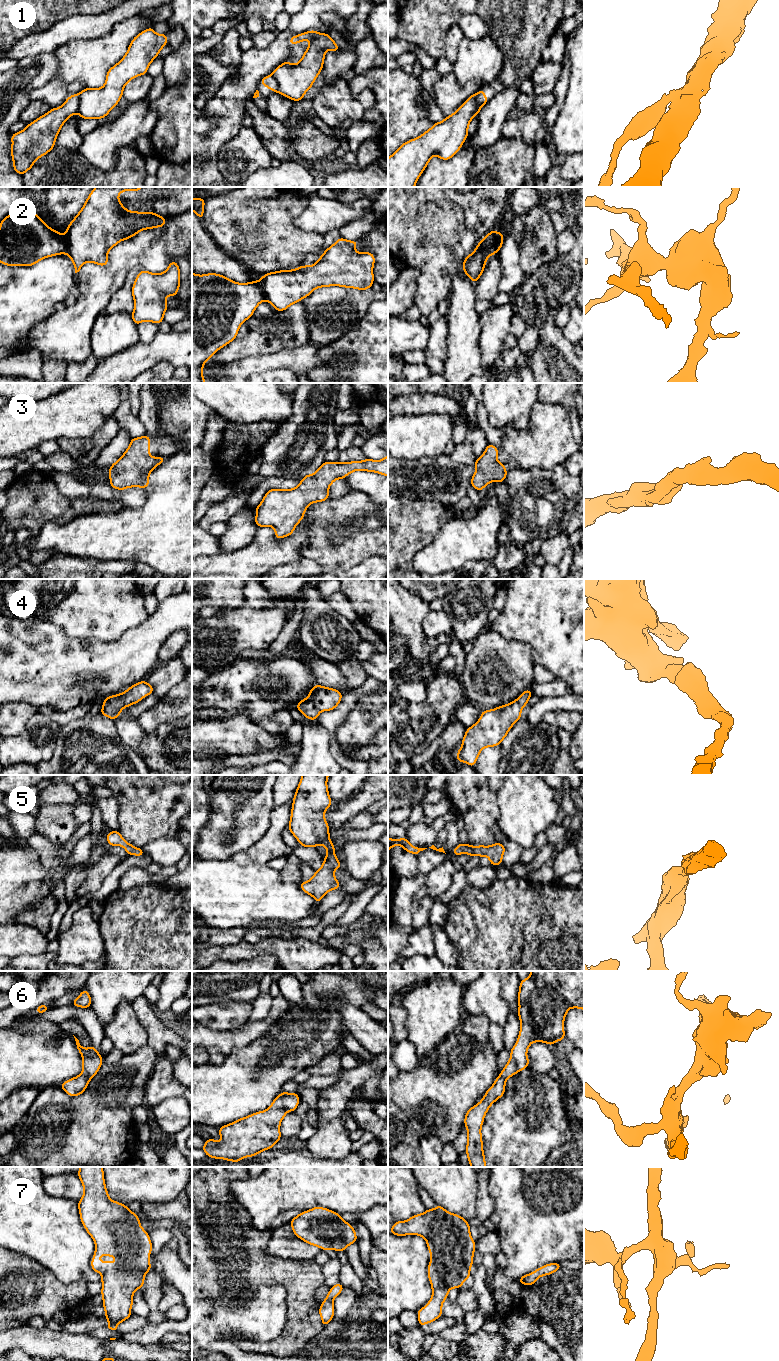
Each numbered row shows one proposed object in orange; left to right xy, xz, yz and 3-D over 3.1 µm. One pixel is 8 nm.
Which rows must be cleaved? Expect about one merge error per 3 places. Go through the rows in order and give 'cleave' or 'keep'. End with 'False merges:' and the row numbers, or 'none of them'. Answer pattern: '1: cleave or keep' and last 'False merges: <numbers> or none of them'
1: cleave
2: cleave
3: keep
4: keep
5: keep
6: keep
7: keep
False merges: 1, 2

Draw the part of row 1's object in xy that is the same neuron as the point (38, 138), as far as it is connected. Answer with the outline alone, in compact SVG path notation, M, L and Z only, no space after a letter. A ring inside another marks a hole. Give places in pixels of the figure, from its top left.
M79 94L69 96L59 108L28 124L25 129L13 133L10 149L13 169L20 175L31 169L35 161L54 148L55 140L62 125L78 112Z

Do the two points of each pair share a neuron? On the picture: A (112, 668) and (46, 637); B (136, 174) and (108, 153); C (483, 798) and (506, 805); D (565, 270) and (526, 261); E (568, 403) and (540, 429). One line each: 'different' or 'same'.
A: same
B: different
C: different
D: different
E: different

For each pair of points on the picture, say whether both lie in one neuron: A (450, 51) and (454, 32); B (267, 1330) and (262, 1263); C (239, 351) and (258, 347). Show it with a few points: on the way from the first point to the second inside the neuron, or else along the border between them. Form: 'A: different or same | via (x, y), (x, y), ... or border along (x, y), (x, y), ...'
A: same | via (451, 46), (454, 37)
B: different | border along (286, 1289), (261, 1284), (247, 1301)
C: same | via (244, 347), (253, 347)

